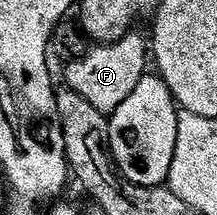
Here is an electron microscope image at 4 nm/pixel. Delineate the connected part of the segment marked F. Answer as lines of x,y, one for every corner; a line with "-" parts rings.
132,33
116,43
92,46
81,61
66,64
65,71
66,86
81,97
85,97
85,101
89,101
93,109
109,117
121,105
121,101
125,101
125,97
129,97
133,89
137,89
143,76
148,74
148,40
142,39
138,33

